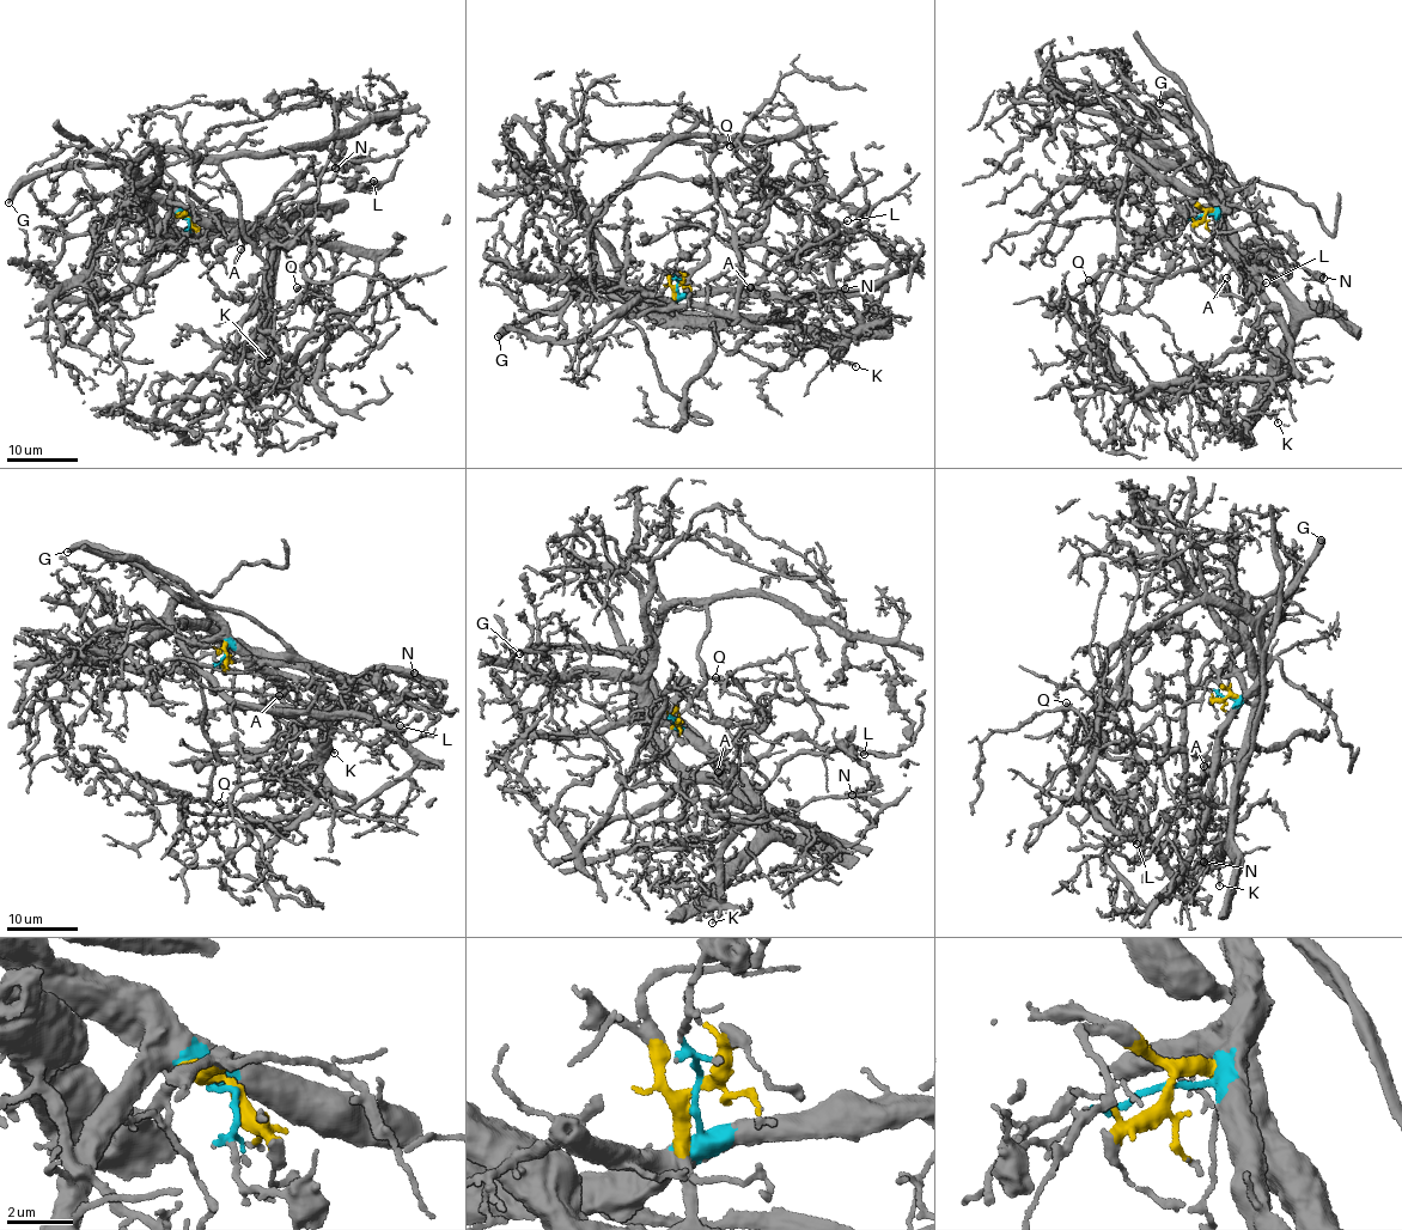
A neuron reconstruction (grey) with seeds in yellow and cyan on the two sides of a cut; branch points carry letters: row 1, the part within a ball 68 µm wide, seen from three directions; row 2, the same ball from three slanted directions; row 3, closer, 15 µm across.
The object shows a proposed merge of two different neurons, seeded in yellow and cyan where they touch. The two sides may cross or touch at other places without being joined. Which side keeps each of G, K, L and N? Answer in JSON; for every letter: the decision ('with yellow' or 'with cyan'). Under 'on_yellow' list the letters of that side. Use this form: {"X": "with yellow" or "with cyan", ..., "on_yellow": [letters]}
{"G": "with cyan", "K": "with yellow", "L": "with cyan", "N": "with cyan", "on_yellow": ["K"]}

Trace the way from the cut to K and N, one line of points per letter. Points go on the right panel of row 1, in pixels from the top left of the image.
K: (1205, 214), (1213, 212), (1221, 220), (1286, 298), (1288, 351), (1257, 412), (1276, 422)
N: (1205, 215), (1220, 220), (1226, 242), (1243, 263), (1251, 239), (1267, 245), (1284, 265), (1305, 267), (1323, 278)

